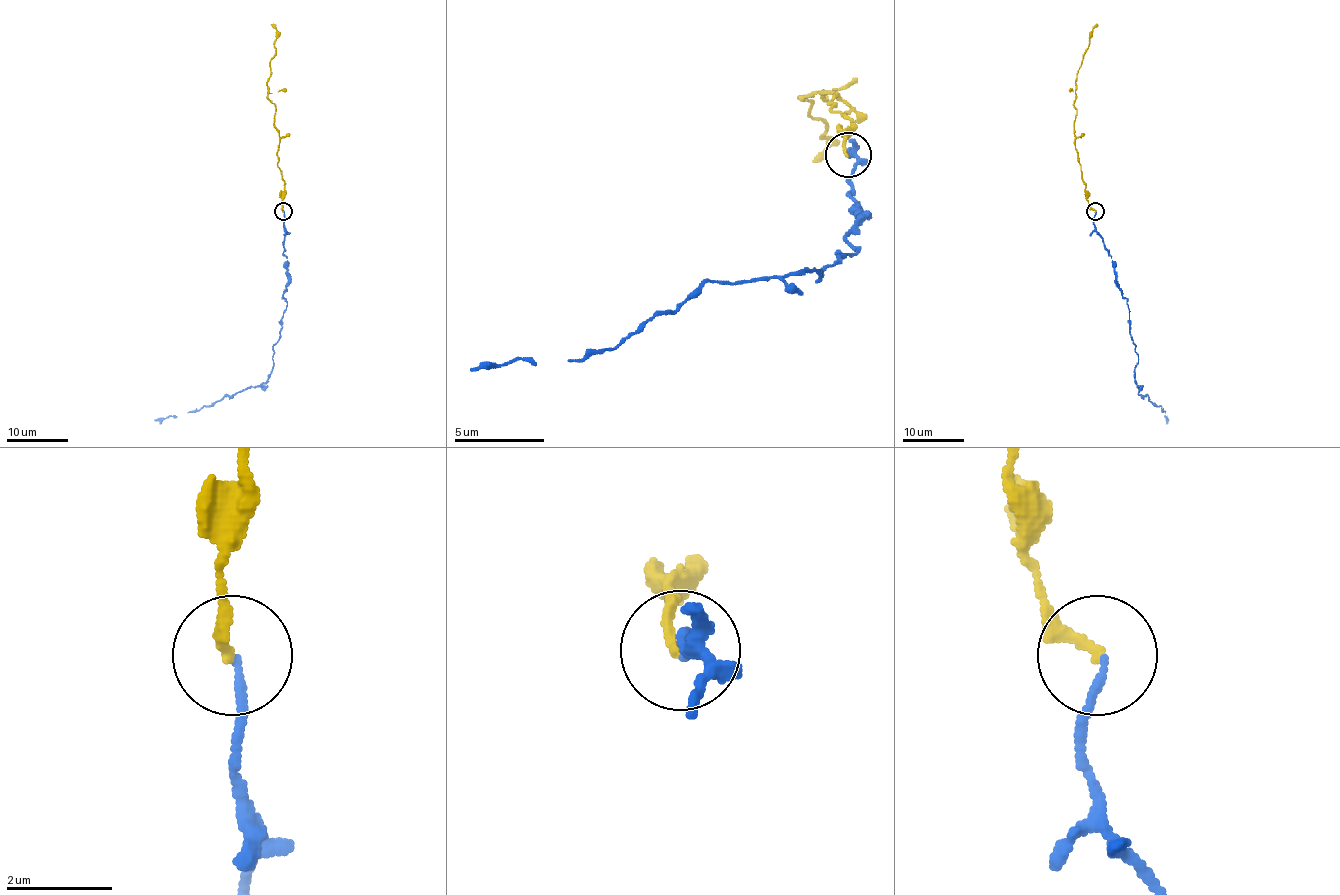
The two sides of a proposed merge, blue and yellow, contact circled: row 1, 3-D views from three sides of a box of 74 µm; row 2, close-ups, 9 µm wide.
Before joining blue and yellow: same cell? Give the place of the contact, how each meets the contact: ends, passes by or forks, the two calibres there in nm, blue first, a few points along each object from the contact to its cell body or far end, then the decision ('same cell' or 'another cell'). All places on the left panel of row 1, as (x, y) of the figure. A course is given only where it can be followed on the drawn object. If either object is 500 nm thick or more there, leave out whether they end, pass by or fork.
at (283, 211); blue ends there; yellow ends there; 130 nm thick on the blue side, 200 nm on the other; blue runs (283, 210), (287, 286), (283, 297), (287, 303), (272, 355), (270, 377), (192, 412), (155, 420); yellow runs (283, 210), (284, 183), (276, 153), (280, 132), (273, 123), (275, 107), (267, 96), (276, 32), (270, 24); same cell

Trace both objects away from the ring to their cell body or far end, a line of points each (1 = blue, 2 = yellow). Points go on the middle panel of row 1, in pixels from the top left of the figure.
1: (847, 158), (851, 149), (860, 217), (847, 239), (860, 248), (820, 280), (707, 280), (580, 361), (472, 370)
2: (847, 153), (842, 135), (851, 126), (829, 104), (838, 95), (815, 90), (802, 99), (829, 140), (811, 162)

